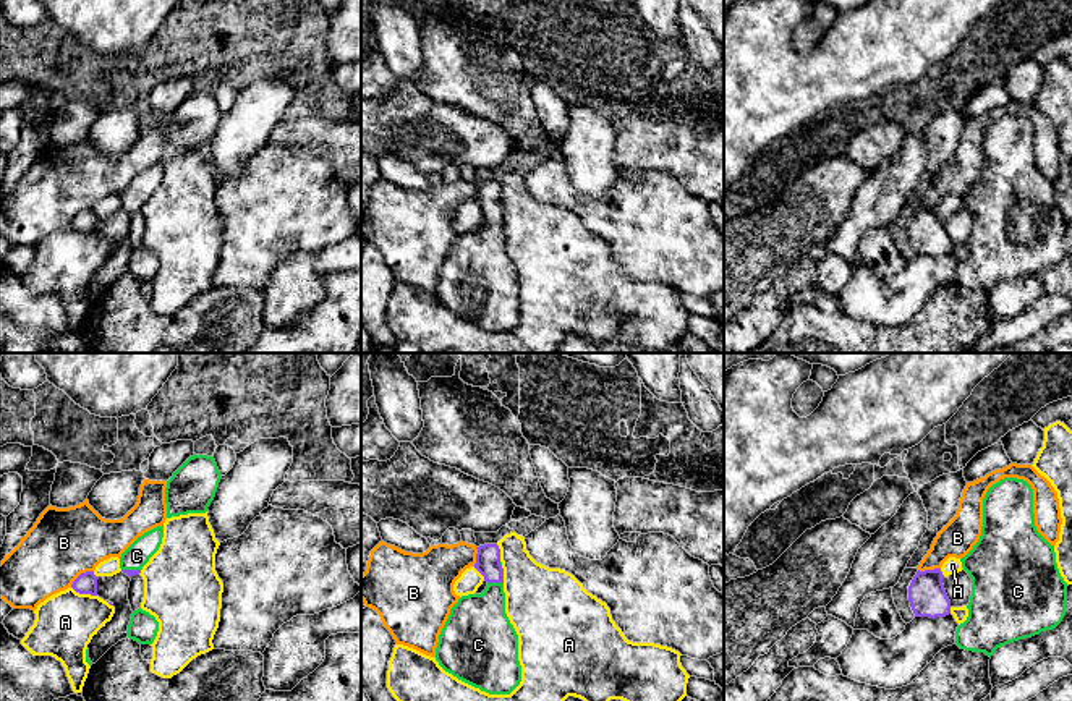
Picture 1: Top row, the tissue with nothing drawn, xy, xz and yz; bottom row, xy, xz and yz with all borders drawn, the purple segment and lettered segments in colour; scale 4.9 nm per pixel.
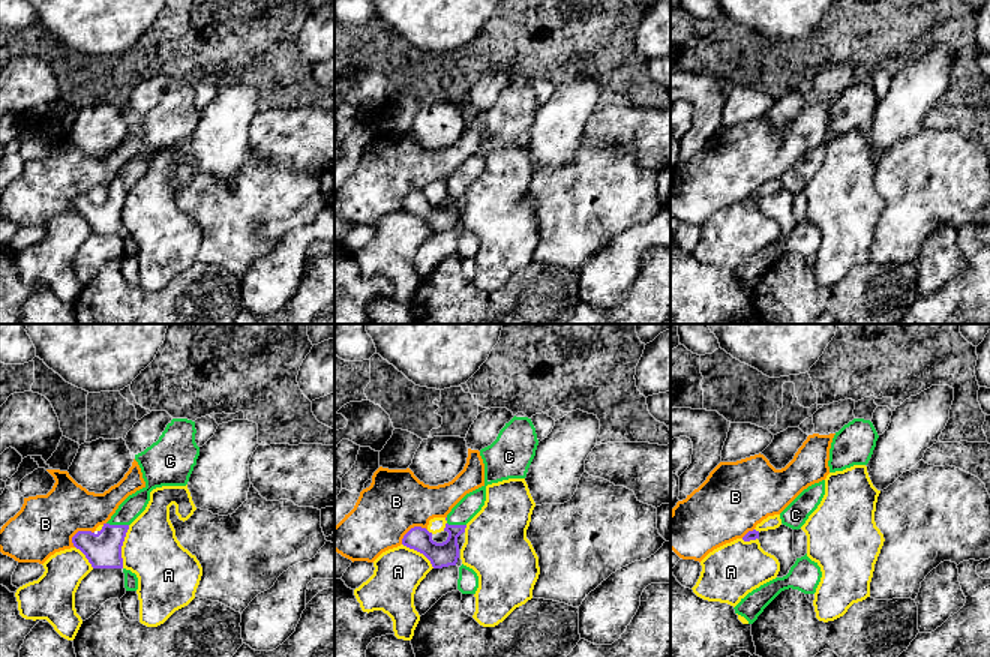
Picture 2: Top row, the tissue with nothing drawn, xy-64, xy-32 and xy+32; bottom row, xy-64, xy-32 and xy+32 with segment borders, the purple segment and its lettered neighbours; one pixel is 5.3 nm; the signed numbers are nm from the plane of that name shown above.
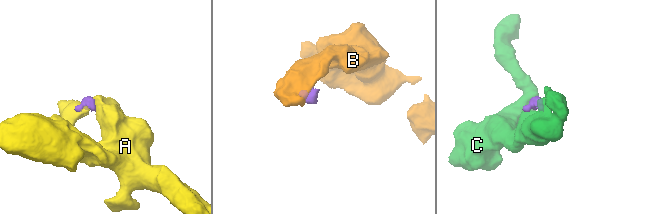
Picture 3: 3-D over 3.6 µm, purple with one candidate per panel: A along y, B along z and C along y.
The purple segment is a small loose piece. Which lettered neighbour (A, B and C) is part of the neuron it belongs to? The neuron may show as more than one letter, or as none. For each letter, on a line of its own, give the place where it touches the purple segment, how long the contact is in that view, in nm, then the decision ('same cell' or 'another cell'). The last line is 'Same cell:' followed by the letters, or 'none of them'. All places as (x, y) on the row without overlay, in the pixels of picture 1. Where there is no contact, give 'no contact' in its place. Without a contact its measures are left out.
A: contact xy (85, 230); length 140 nm; another cell
B: contact xy (80, 212); length 150 nm; another cell
C: contact xz (496, 219); length 80 nm; same cell
Same cell: C

